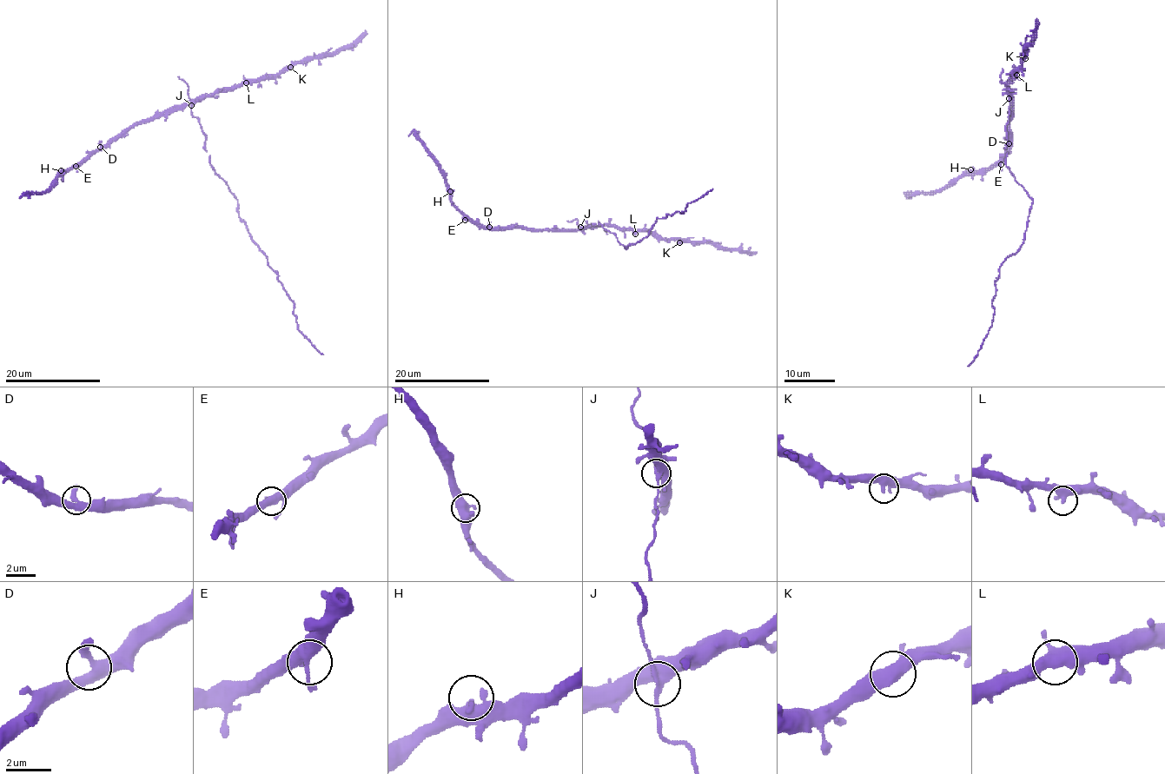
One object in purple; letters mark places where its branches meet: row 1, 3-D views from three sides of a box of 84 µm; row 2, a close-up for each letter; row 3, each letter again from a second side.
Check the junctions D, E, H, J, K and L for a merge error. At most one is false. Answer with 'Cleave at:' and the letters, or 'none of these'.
Cleave at: J

